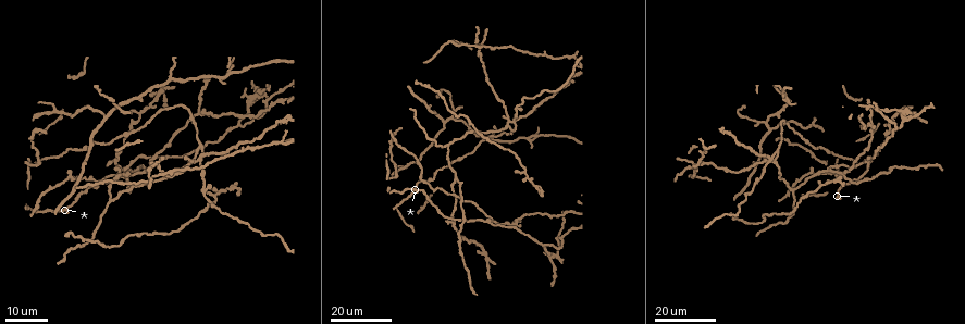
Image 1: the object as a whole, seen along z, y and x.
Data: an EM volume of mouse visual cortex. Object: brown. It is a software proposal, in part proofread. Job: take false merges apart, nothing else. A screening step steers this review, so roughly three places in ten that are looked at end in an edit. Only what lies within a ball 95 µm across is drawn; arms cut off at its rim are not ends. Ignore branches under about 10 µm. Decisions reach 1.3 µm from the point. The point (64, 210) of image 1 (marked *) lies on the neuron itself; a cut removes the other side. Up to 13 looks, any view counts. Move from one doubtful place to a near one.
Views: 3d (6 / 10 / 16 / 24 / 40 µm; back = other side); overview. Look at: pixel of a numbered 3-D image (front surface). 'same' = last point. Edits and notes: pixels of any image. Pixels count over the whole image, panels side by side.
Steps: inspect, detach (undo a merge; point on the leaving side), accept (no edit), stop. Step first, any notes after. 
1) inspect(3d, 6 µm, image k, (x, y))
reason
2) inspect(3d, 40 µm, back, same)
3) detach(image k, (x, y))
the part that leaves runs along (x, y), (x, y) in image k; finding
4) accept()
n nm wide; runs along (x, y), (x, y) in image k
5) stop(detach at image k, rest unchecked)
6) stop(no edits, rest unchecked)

inspect(3d, 16 µm, image 1, (764, 123))
three-way junction

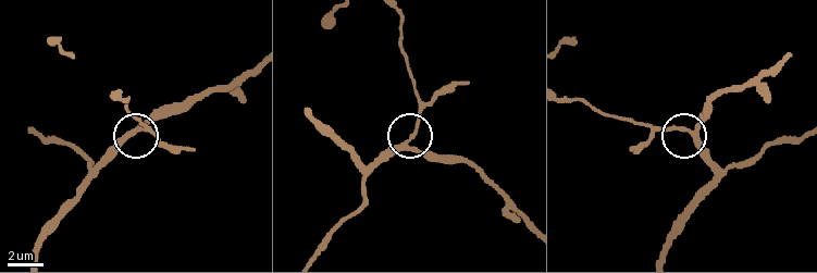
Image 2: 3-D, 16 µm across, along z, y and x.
inspect(3d, 6 µm, image 2, (132, 131))

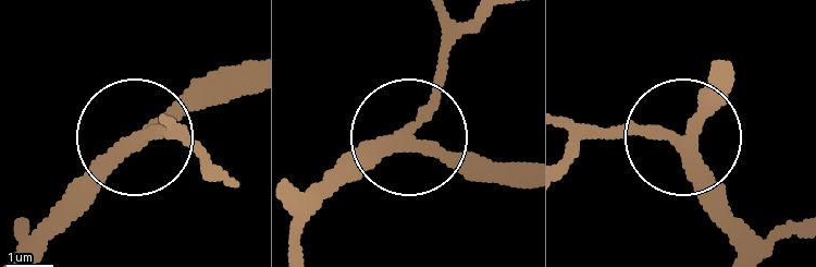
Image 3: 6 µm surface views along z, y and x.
accept()
250 nm wide; one neuron here

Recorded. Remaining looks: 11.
inspect(3d, 16 µm, image 1, (845, 172))
small branch off a trunk

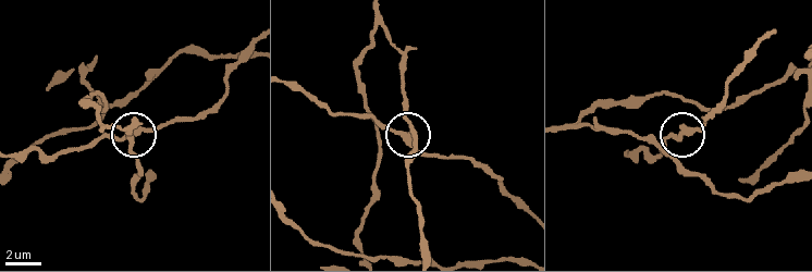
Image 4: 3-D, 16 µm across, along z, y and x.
inspect(3d, 6 µm, image 4, (395, 131))

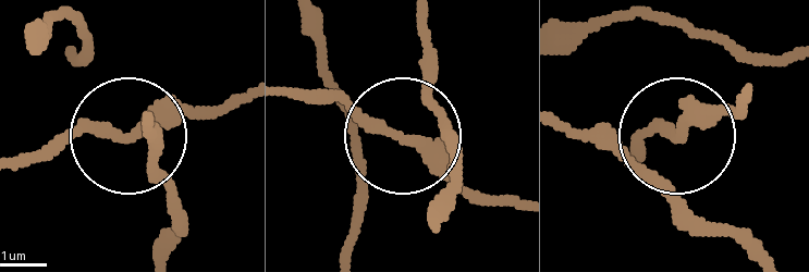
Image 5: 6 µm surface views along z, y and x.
accept()
190 nm wide; one neuron here

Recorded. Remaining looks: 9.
inspect(3d, 16 µm, image 1, (515, 223))
four arms meet

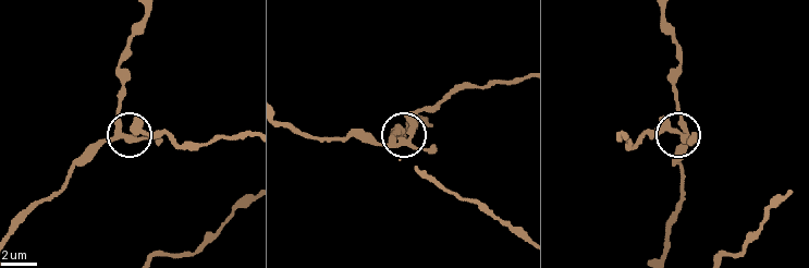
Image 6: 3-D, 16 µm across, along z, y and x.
inspect(3d, 6 µm, image 6, (394, 143))
zoom in

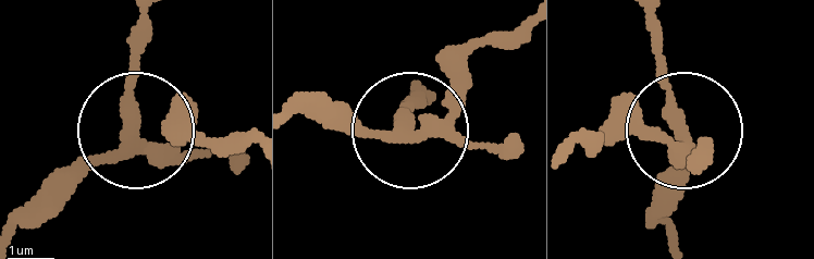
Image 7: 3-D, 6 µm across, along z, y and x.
accept()
4 arms; one neuron here

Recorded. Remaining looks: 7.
inspect(3d, 24 µm, image 1, (269, 104))
arms run side by side

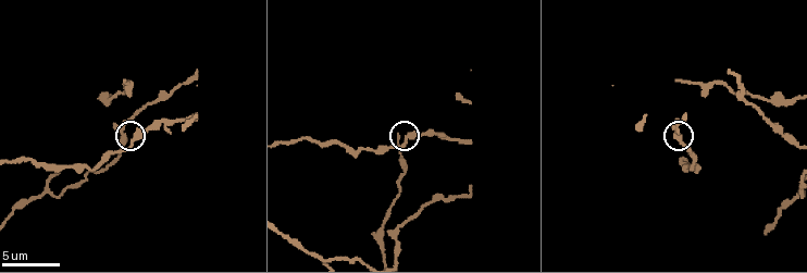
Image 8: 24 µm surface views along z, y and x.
inspect(3d, 10 µm, image 8, (408, 136))

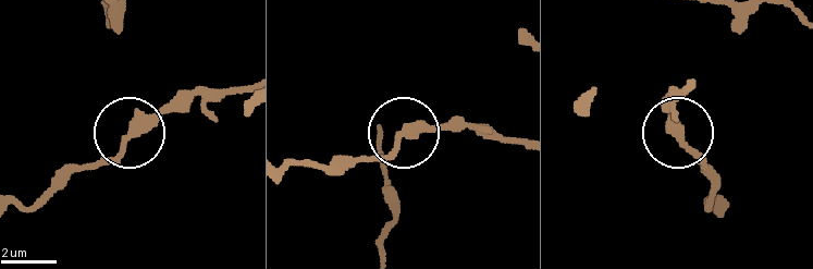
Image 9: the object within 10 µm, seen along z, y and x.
accept()
runs along (11, 204), (39, 206), (68, 180), (110, 159), (184, 90) in image 9; one neuron here

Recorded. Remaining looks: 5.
inspect(3d, 16 µm, image 1, (454, 179))
arms part here

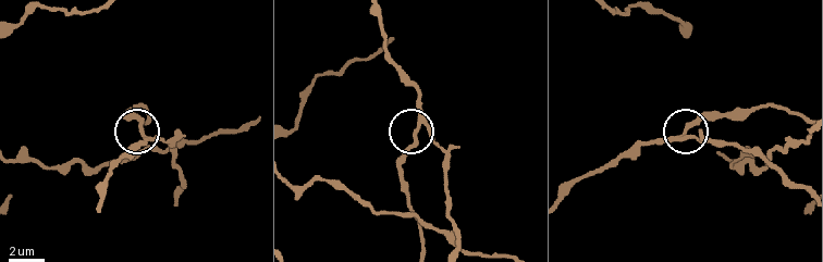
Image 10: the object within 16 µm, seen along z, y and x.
inspect(3d, 6 µm, image 10, (677, 135))

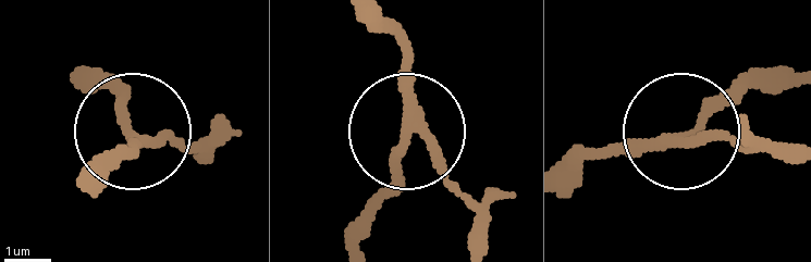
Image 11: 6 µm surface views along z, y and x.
accept()
230 nm wide; runs along (482, 250), (467, 191), (413, 141), (369, 211) in image 11; all the same neuron

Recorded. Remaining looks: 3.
inspect(3d, 10 µm, image 8, (45, 188))
three-way junction

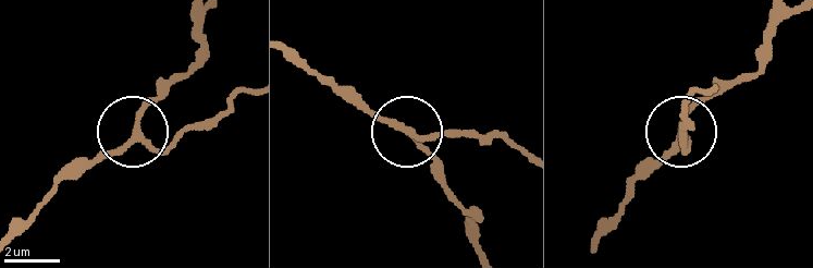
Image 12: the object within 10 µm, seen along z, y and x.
inspect(3d, 6 µm, image 12, (412, 131))

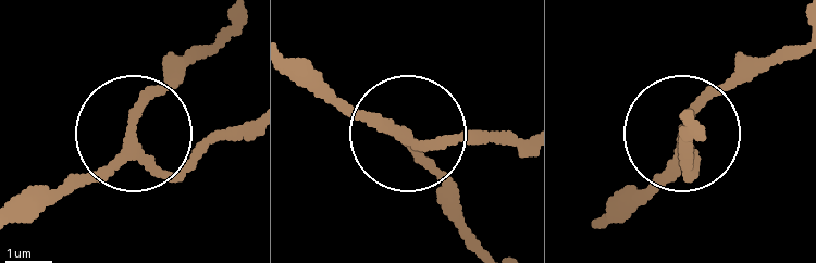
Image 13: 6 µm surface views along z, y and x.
accept()
3 arms; one neuron here

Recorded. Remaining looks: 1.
stop(no edits, rest unchecked)

